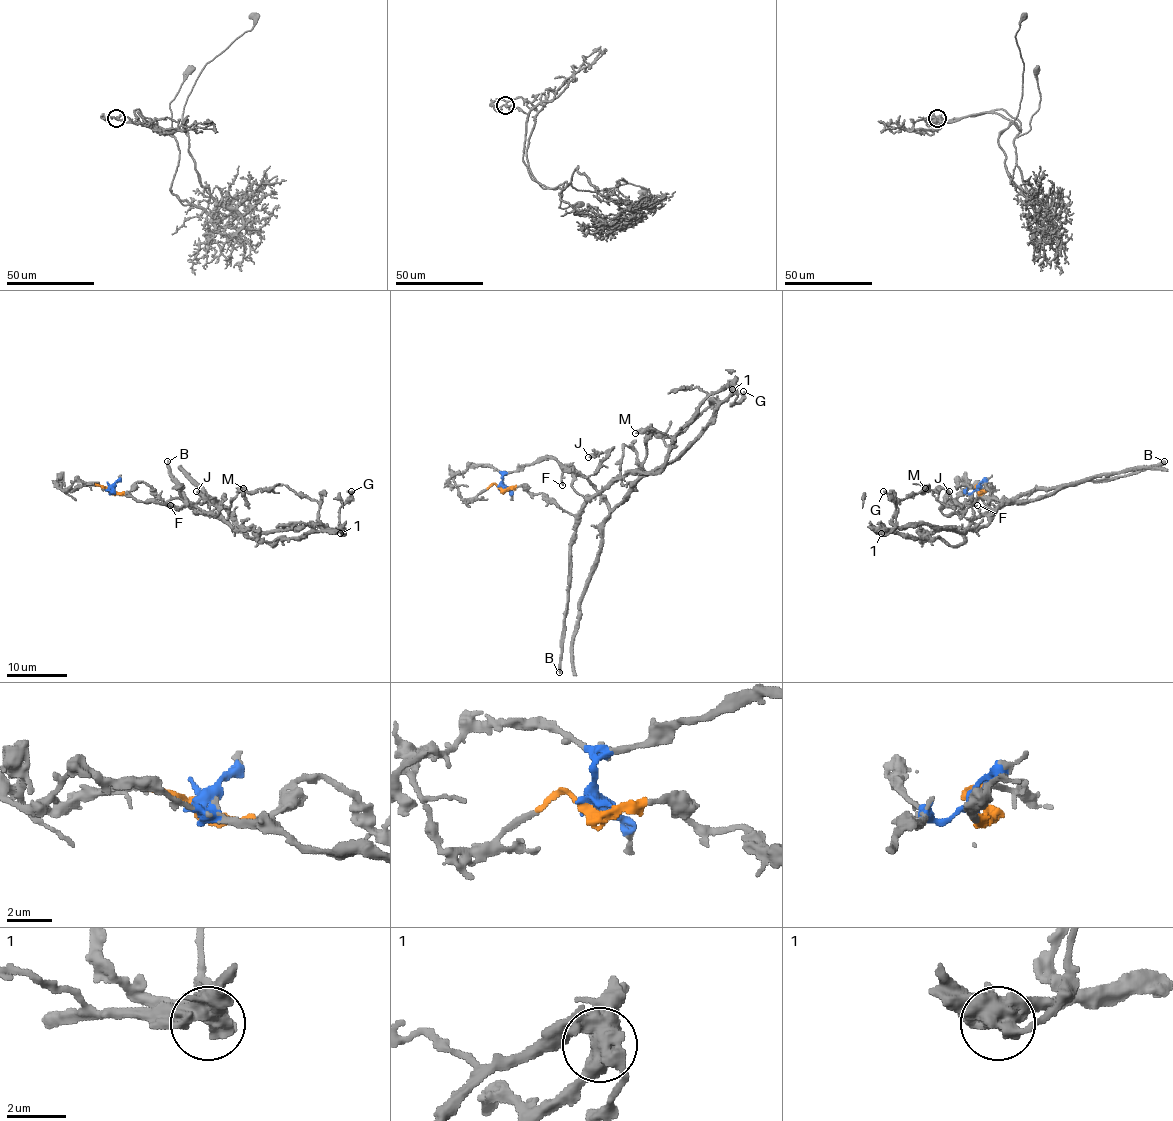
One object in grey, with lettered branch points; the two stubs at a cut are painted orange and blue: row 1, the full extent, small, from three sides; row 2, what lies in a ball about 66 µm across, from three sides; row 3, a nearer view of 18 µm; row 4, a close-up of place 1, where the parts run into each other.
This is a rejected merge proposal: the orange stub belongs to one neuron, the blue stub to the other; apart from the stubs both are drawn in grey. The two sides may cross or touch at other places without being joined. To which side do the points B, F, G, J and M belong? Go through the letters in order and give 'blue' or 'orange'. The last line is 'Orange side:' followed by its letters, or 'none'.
B: orange
F: blue
G: orange
J: blue
M: blue
Orange side: B, G

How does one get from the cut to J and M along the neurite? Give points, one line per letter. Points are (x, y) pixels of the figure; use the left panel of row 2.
J: (108, 489), (130, 494), (137, 500), (170, 506), (198, 506), (205, 512), (217, 514), (217, 509), (196, 491)
M: (108, 489), (170, 506), (213, 497), (235, 524), (263, 532), (324, 526), (318, 503), (284, 485), (243, 488)

